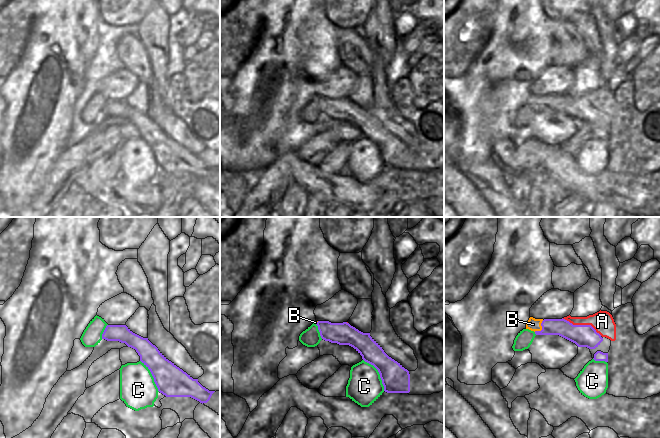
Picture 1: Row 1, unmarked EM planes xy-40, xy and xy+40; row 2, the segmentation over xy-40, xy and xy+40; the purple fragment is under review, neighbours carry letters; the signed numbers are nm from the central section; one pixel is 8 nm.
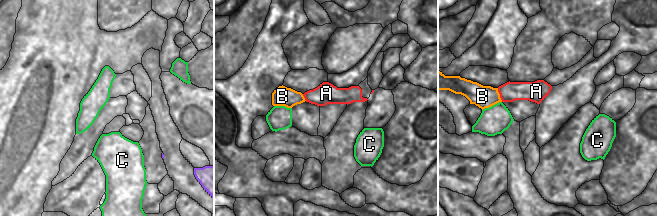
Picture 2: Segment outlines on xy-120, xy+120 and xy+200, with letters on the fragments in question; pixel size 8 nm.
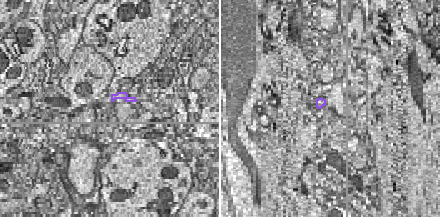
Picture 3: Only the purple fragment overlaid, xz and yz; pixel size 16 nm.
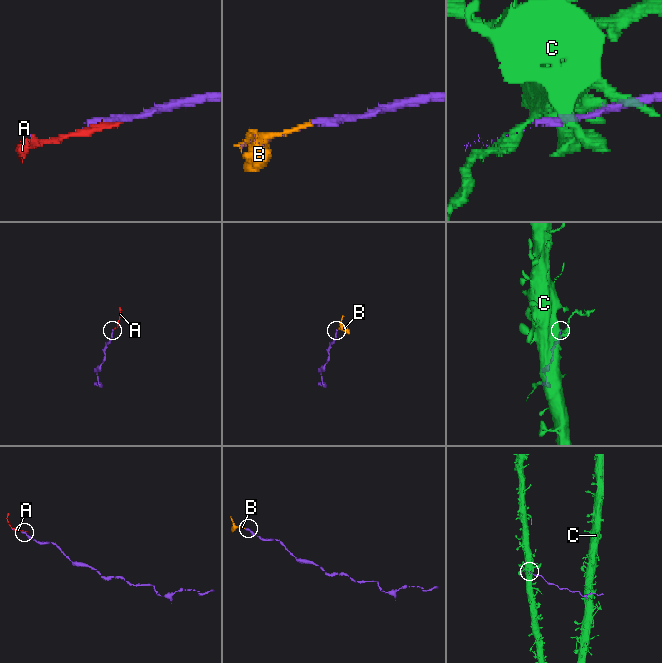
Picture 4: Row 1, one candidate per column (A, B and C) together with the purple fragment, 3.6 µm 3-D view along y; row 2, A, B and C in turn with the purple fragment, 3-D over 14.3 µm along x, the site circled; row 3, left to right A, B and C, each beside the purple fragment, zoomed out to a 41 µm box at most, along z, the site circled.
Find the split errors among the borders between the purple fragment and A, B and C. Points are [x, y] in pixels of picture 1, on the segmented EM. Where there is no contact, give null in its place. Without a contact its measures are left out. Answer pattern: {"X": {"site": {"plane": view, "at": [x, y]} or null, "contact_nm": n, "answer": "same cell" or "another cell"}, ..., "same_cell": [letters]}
{"A": {"site": {"plane": "xy+40", "at": [582, 325]}, "contact_nm": 340, "answer": "another cell"}, "B": {"site": {"plane": "xy+40", "at": [542, 328]}, "contact_nm": 120, "answer": "same cell"}, "C": {"site": {"plane": "xy", "at": [379, 373]}, "contact_nm": 300, "answer": "another cell"}, "same_cell": ["B"]}

